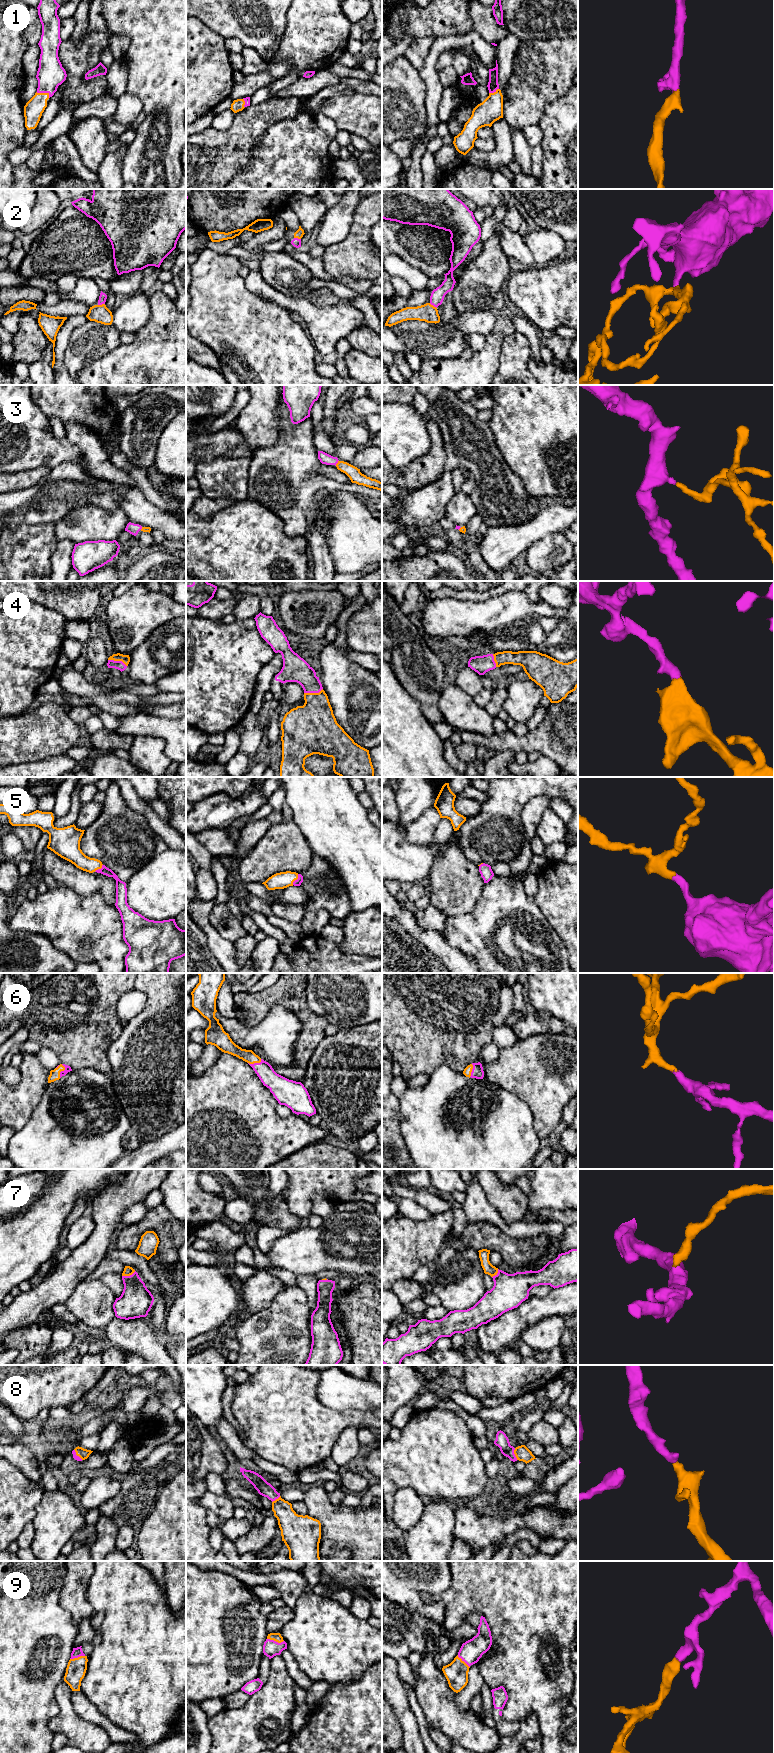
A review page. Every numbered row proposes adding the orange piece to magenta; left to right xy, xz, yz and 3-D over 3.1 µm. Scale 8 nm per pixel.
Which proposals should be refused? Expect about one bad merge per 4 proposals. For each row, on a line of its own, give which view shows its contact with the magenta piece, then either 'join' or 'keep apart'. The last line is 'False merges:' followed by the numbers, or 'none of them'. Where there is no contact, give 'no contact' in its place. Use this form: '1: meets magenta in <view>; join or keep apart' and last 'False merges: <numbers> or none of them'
1: meets magenta in xy; join
2: meets magenta in yz; join
3: meets magenta in xz; join
4: meets magenta in xy; join
5: meets magenta in xz; join
6: meets magenta in xy; join
7: meets magenta in xy; join
8: meets magenta in yz; join
9: meets magenta in xz; join
False merges: none of them

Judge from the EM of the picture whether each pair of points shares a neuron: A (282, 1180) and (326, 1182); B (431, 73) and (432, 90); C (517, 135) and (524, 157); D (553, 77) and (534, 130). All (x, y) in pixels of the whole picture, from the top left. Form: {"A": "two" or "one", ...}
{"A": "two", "B": "one", "C": "one", "D": "two"}

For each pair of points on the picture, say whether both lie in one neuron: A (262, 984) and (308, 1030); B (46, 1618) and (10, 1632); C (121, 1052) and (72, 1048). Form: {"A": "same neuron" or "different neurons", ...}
{"A": "different neurons", "B": "same neuron", "C": "different neurons"}

